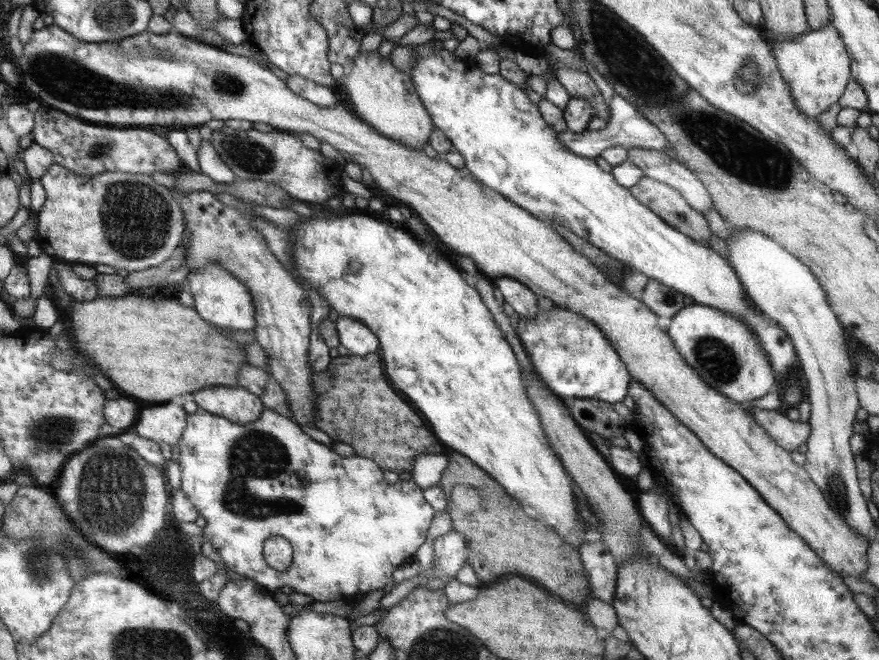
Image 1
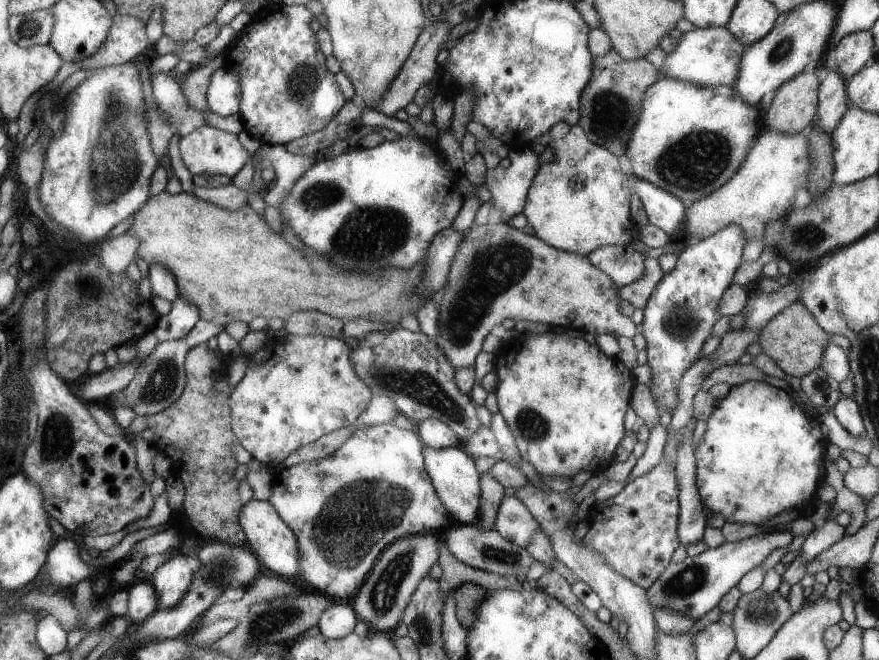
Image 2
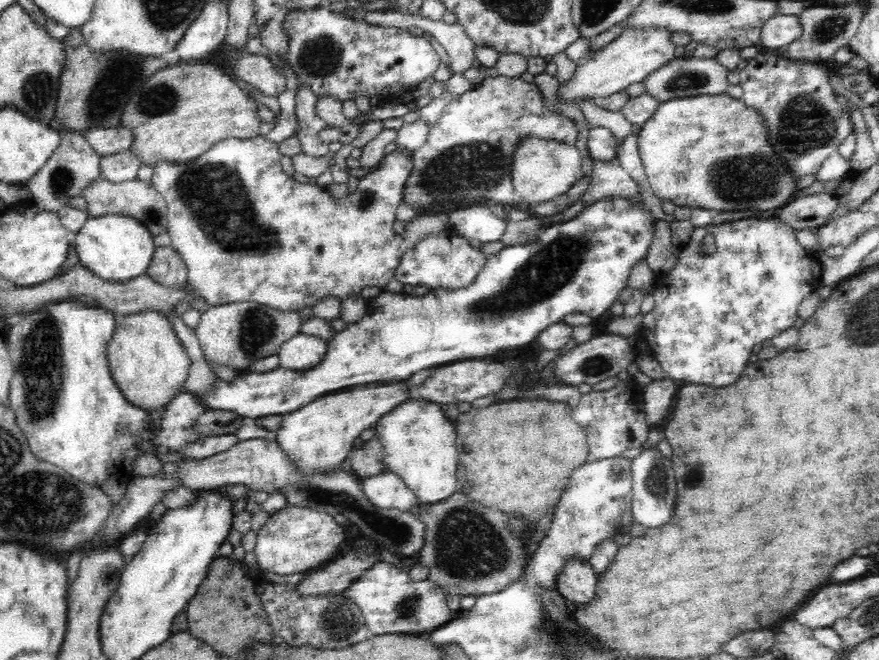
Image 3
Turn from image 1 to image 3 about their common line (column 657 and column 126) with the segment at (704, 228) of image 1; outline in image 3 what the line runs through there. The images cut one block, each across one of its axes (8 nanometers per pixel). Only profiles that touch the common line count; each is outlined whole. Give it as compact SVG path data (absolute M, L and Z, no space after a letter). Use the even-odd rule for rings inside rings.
M98 175L91 183L86 183L84 190L81 190L81 196L86 200L86 212L89 217L103 214L116 214L119 212L123 215L132 215L132 217L142 221L151 231L152 237L158 236L167 228L167 202L164 197L156 191L152 182L142 182L137 178L129 181L115 183L108 180L104 175Z

